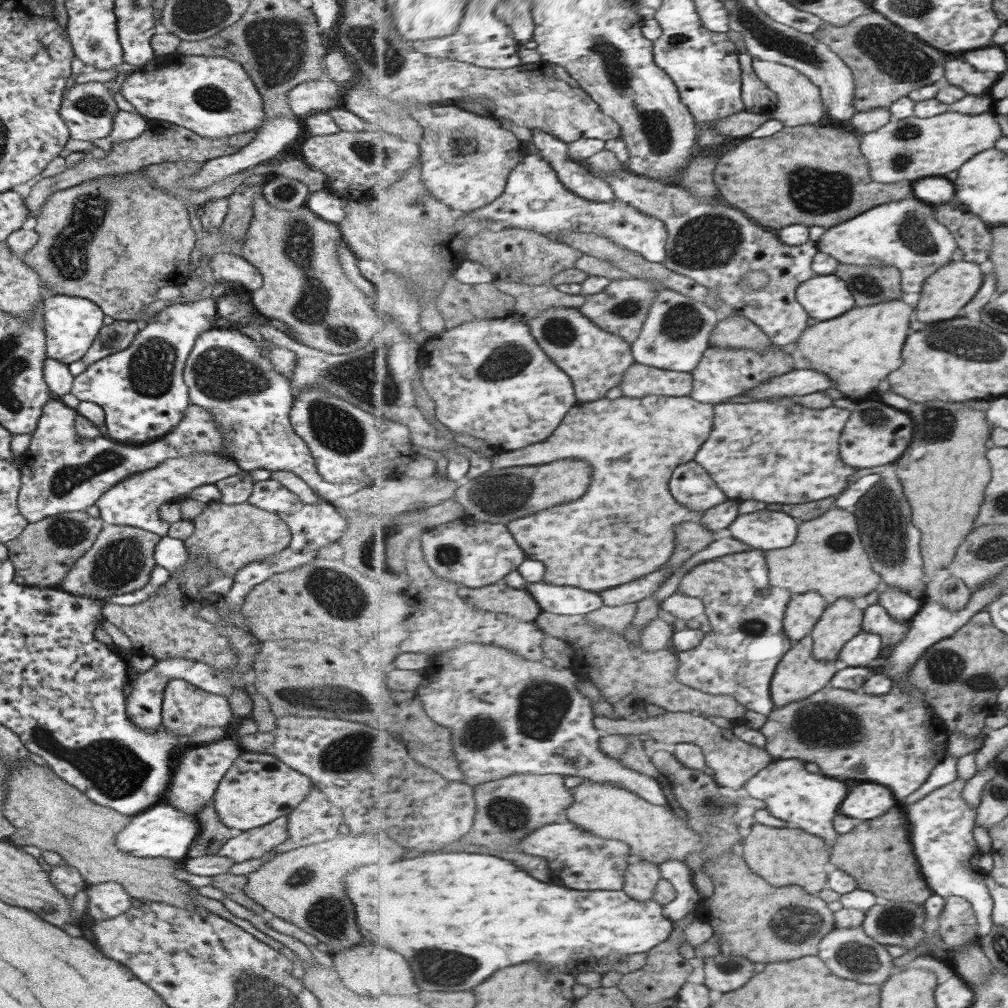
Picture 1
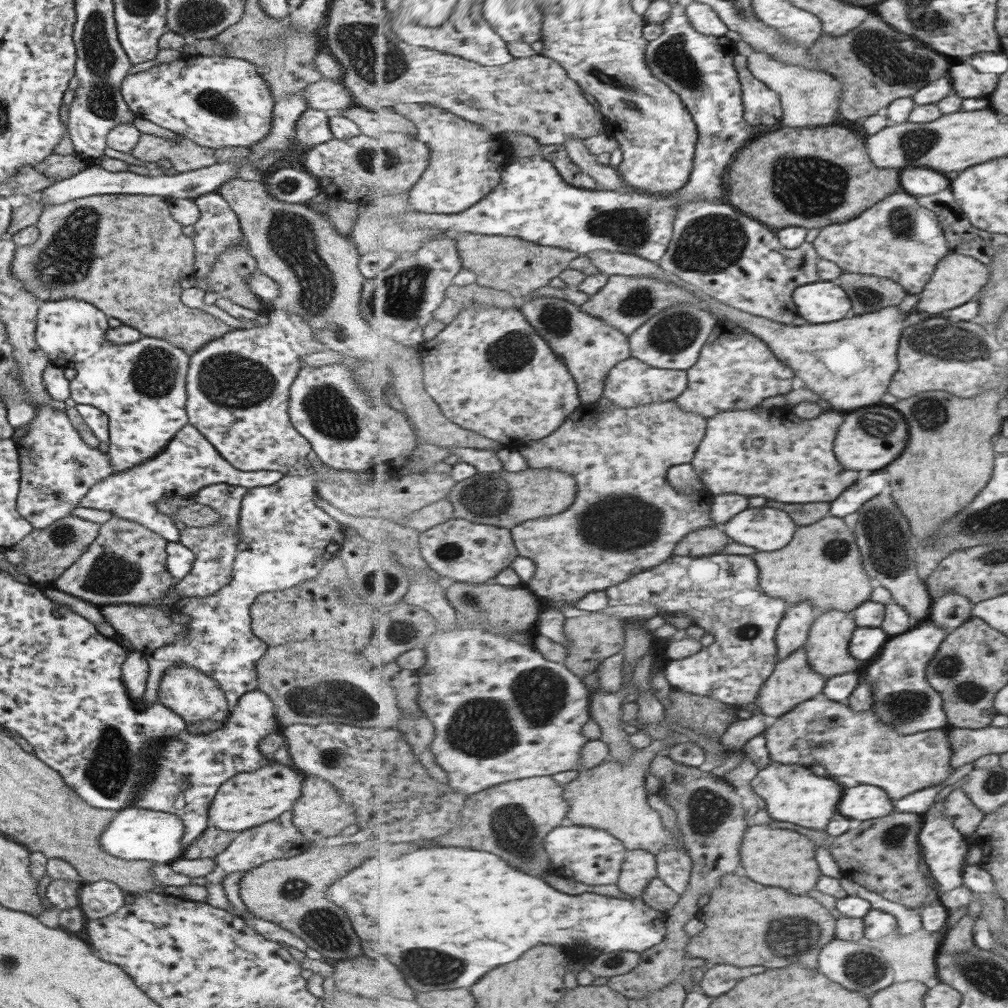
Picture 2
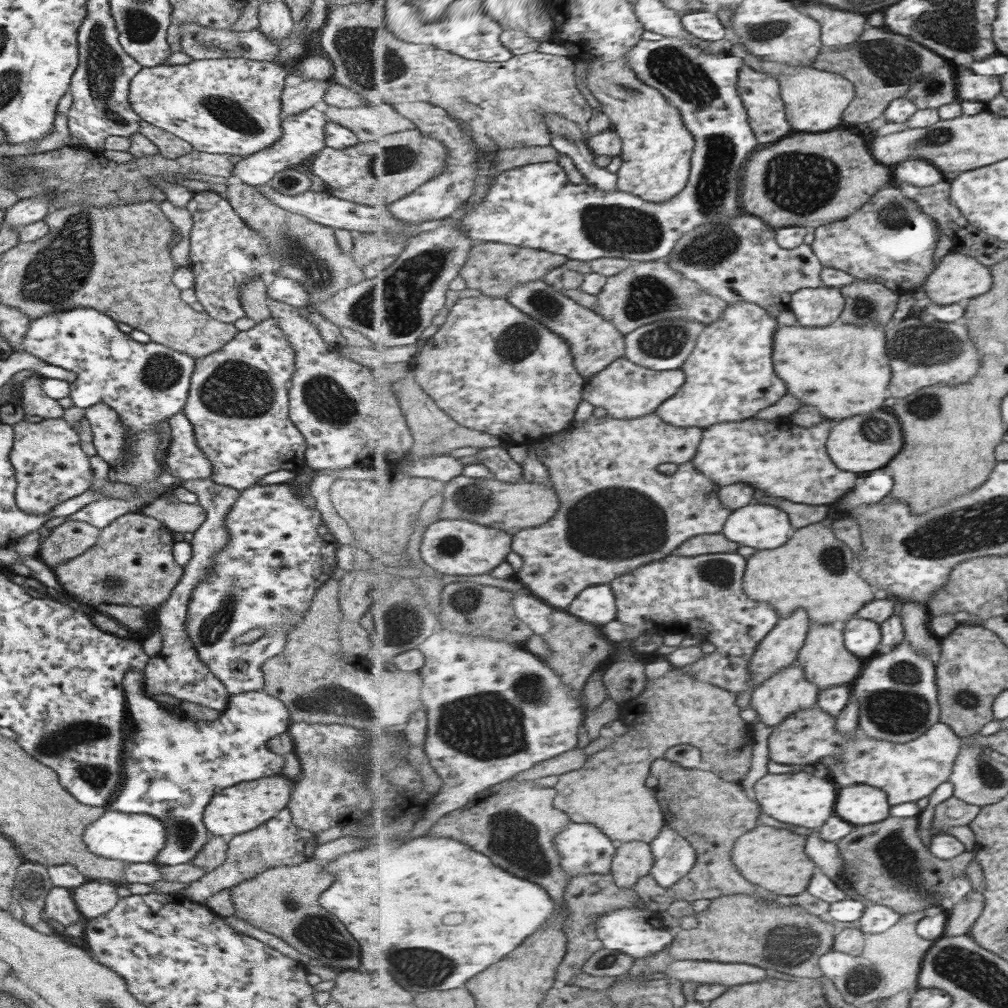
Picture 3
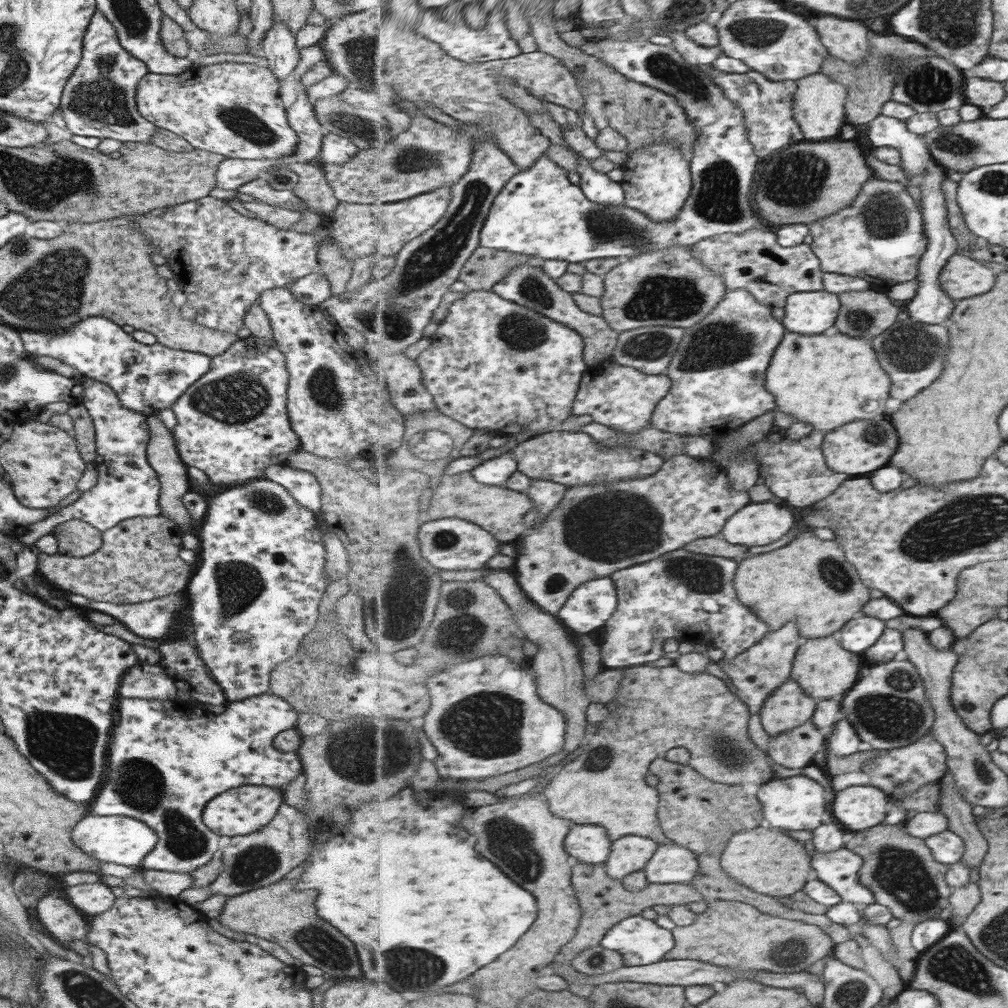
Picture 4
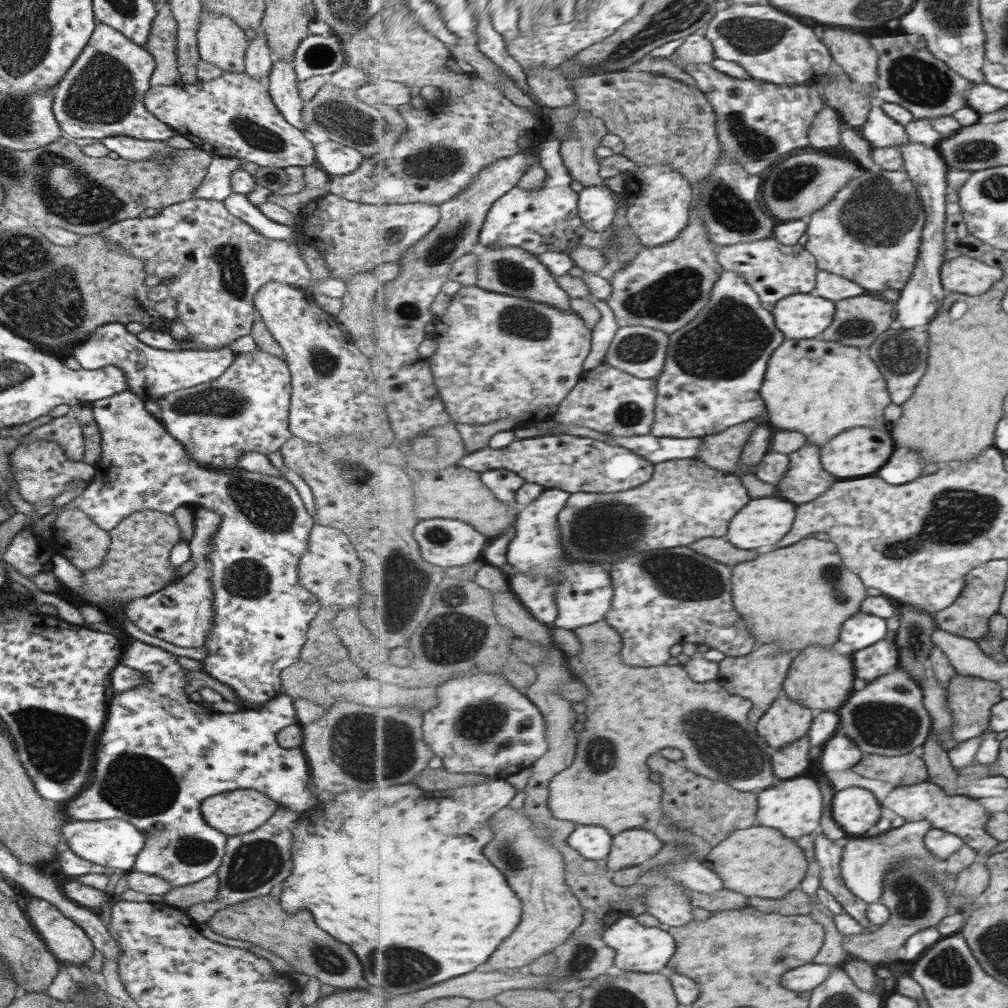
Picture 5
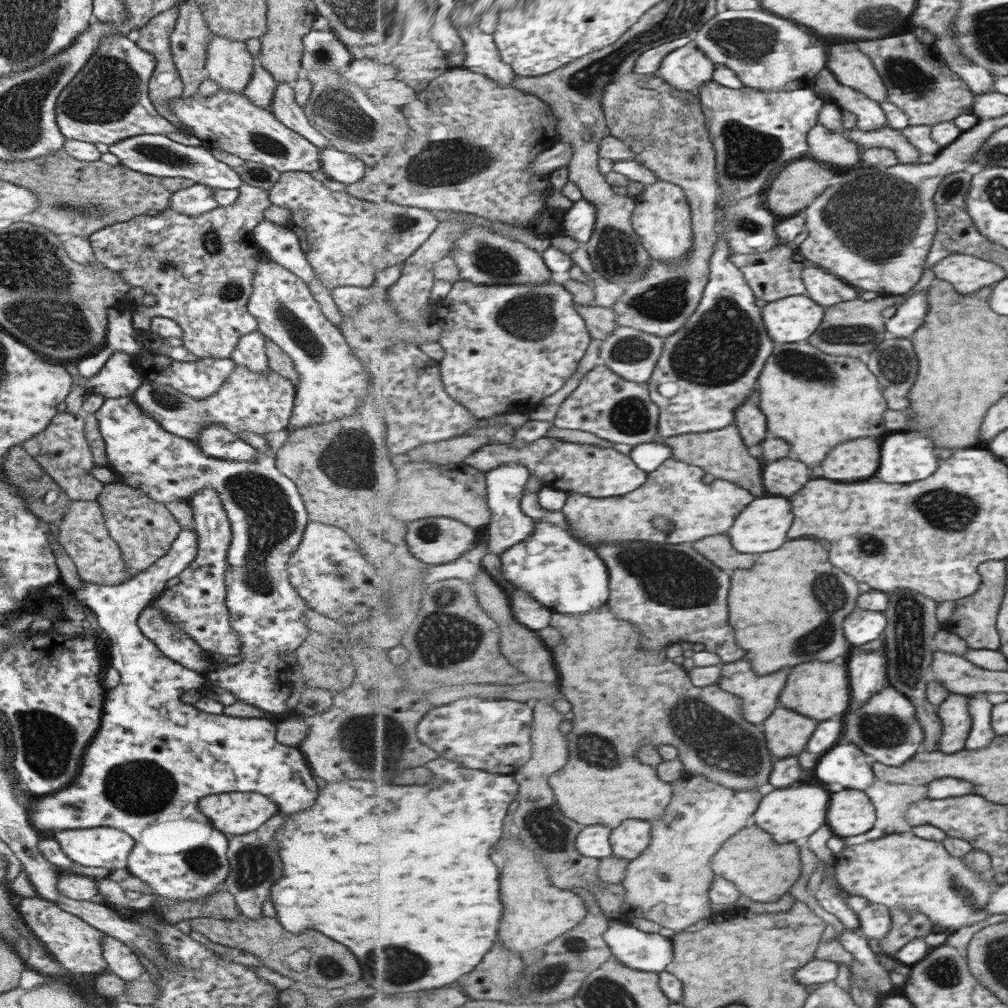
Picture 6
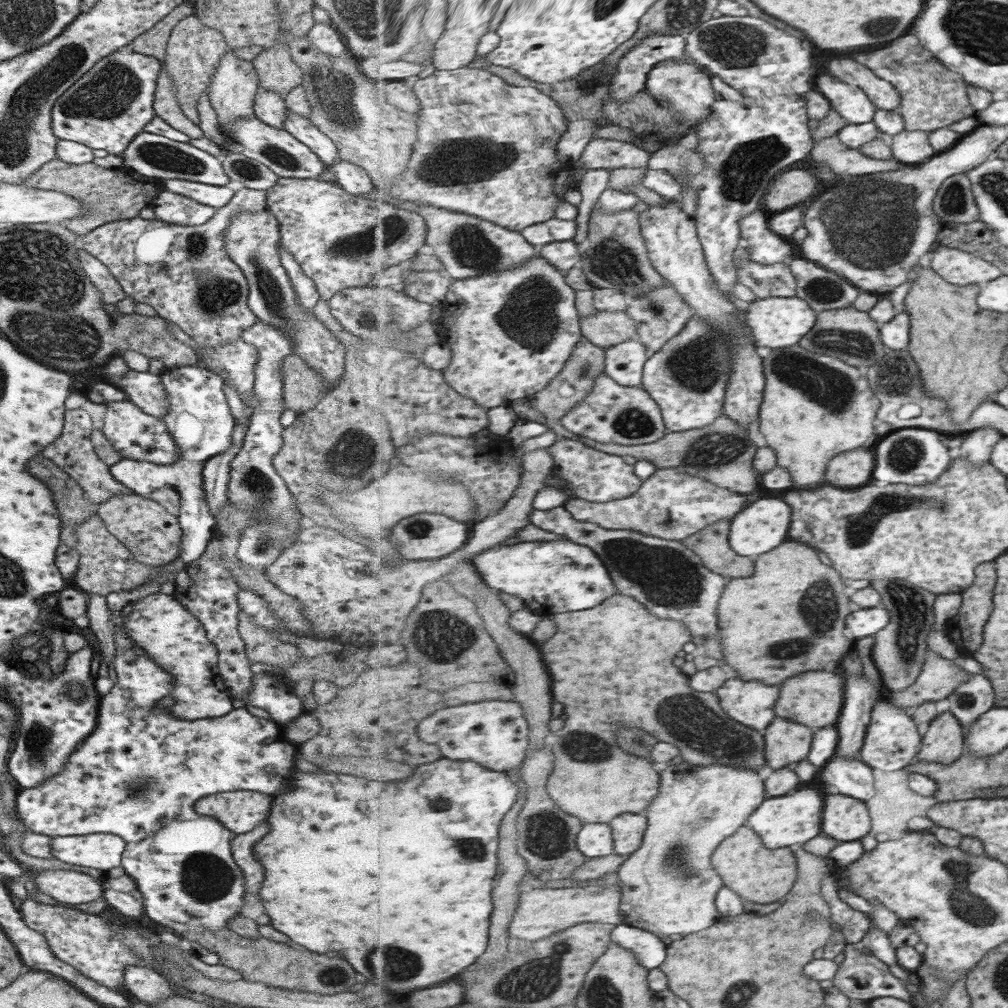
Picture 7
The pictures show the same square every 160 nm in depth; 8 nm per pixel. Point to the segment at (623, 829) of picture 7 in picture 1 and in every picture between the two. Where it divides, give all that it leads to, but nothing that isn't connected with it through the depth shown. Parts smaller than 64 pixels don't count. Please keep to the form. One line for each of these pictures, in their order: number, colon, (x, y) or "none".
1: (642, 877)
2: (641, 867)
3: (633, 860)
4: (631, 853)
5: (633, 847)
6: (630, 840)

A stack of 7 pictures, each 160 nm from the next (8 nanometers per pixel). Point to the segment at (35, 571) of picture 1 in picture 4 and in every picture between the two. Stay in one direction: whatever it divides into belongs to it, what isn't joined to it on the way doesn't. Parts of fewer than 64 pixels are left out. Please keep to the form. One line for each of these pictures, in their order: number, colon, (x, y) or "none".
2: (47, 552)
3: (69, 539)
4: (75, 538)

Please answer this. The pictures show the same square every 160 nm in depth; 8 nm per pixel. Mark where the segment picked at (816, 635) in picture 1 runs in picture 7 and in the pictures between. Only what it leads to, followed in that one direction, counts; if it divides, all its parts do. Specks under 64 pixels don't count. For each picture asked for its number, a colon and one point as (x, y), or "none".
2: (828, 647)
3: (827, 662)
4: (825, 669)
5: (822, 678)
6: (821, 690)
7: (816, 699)

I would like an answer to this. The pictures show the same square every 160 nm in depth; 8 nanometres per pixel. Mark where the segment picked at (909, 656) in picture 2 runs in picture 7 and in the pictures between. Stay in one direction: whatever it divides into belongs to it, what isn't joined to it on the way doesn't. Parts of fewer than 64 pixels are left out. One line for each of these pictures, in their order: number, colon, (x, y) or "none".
3: (898, 691)
4: (890, 708)
5: (887, 717)
6: (886, 728)
7: (892, 740)

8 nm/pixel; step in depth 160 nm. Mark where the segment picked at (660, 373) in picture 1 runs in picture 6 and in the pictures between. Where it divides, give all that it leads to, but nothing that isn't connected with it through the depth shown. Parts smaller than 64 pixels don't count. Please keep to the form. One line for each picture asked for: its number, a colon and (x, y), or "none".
2: (633, 383)
3: (626, 390)
4: (621, 397)
5: (607, 399)
6: (617, 410)

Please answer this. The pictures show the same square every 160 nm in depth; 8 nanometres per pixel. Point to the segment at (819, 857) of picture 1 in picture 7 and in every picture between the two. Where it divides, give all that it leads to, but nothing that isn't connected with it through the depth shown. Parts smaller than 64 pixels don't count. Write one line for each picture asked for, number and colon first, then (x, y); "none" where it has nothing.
2: (784, 858)
3: (776, 859)
4: (749, 856)
5: (759, 861)
6: (761, 868)
7: (761, 875)

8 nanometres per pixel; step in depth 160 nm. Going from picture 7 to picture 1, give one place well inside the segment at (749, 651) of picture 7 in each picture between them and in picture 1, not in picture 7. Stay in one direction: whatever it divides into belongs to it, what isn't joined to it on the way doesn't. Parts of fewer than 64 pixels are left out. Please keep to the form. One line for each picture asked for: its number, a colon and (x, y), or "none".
1: (830, 558)
2: (823, 564)
3: (815, 571)
4: (810, 582)
5: (800, 596)
6: (804, 592)

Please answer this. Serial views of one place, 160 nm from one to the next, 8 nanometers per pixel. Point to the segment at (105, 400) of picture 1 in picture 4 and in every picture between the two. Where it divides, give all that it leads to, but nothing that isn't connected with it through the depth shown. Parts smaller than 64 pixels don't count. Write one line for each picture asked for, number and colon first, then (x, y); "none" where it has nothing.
2: (140, 387)
3: (145, 384)
4: (145, 378)

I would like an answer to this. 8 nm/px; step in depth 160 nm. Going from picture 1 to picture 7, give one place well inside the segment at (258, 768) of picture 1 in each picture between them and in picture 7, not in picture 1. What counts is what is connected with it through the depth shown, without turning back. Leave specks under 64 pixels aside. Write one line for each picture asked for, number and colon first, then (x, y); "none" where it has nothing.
2: (250, 798)
3: (235, 810)
4: (239, 811)
5: (233, 813)
6: (238, 813)
7: (247, 809)

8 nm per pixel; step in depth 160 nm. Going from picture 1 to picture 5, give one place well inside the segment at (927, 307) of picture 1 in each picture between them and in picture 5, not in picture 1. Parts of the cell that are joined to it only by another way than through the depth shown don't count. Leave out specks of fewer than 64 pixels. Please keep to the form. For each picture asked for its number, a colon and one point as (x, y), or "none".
2: (960, 277)
3: (957, 278)
4: (963, 277)
5: (965, 275)

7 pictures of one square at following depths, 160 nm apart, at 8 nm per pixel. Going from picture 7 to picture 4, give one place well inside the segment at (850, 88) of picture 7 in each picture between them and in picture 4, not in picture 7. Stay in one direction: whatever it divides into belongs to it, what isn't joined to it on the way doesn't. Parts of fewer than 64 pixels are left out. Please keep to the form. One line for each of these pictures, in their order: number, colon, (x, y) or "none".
4: (916, 159)
5: (881, 131)
6: (871, 115)

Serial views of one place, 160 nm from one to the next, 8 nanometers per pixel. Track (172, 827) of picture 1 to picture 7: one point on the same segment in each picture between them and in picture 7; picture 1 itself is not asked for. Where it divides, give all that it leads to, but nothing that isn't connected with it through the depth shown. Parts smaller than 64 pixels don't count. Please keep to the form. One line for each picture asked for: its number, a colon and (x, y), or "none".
2: (136, 834)
3: (136, 838)
4: (122, 840)
5: (114, 843)
6: (107, 847)
7: (101, 851)

